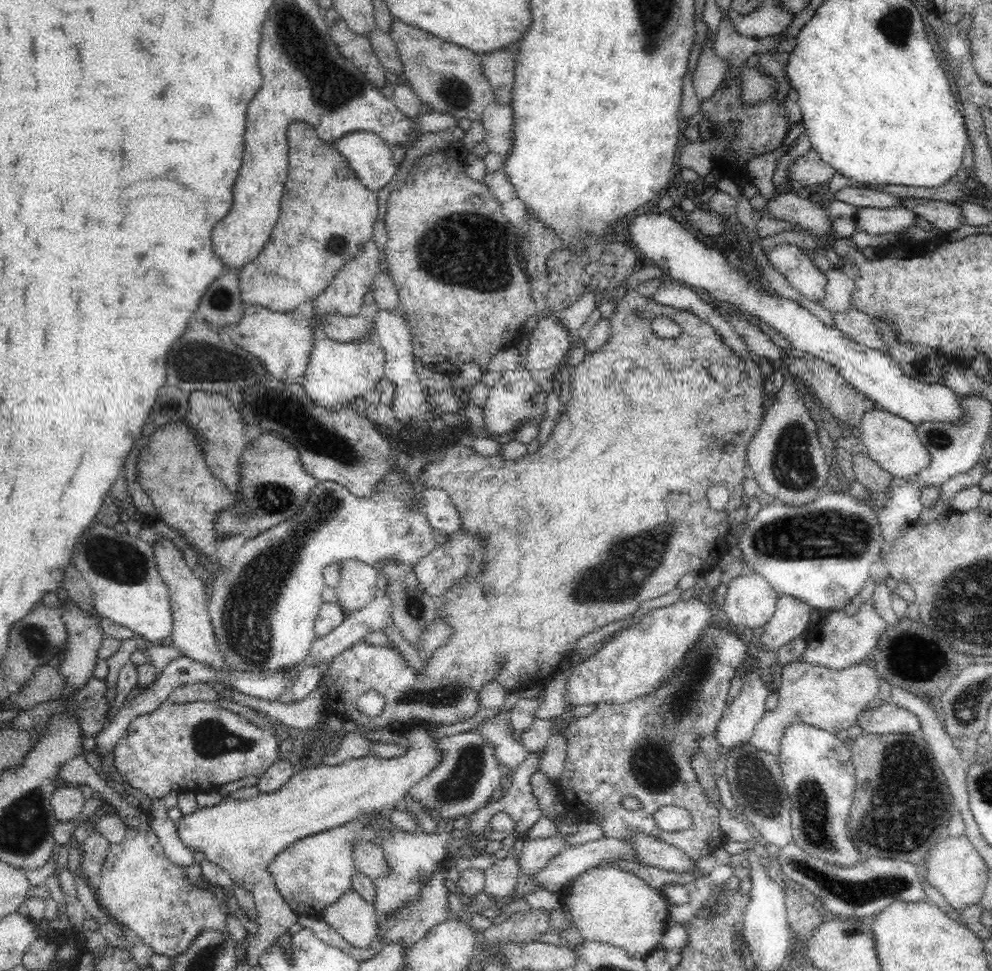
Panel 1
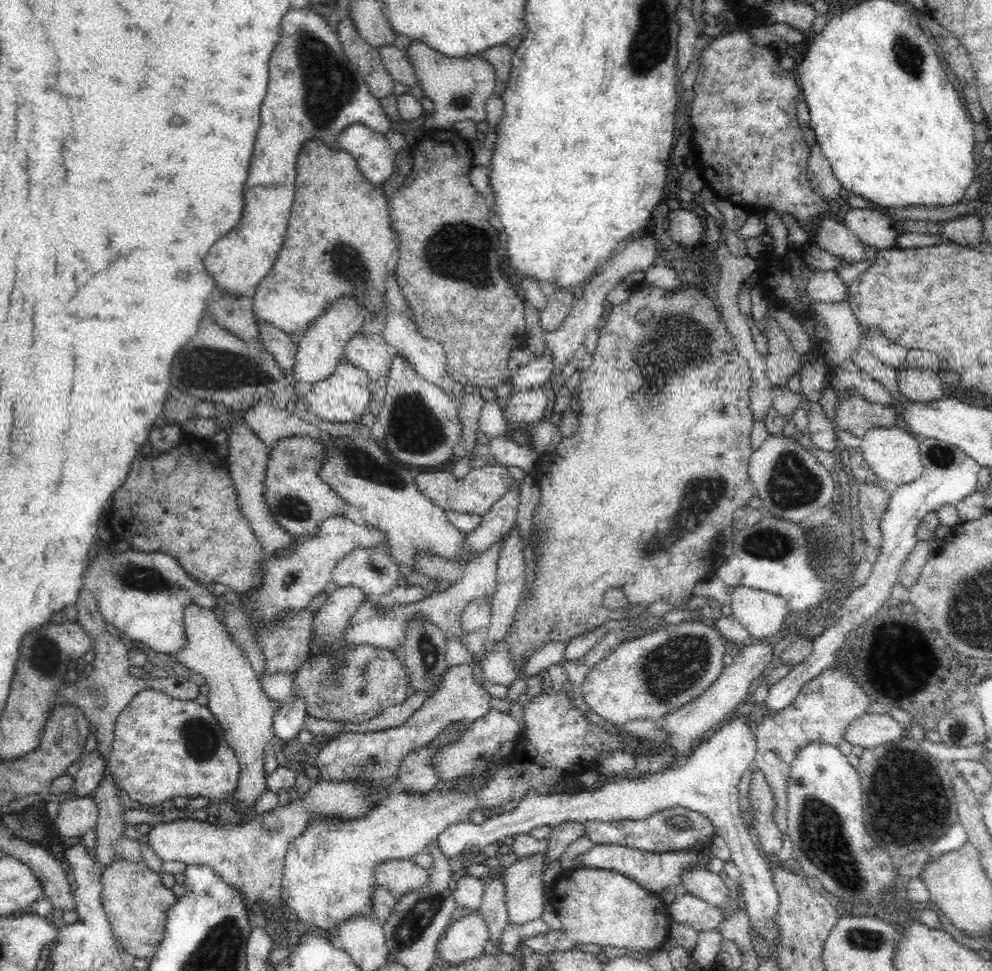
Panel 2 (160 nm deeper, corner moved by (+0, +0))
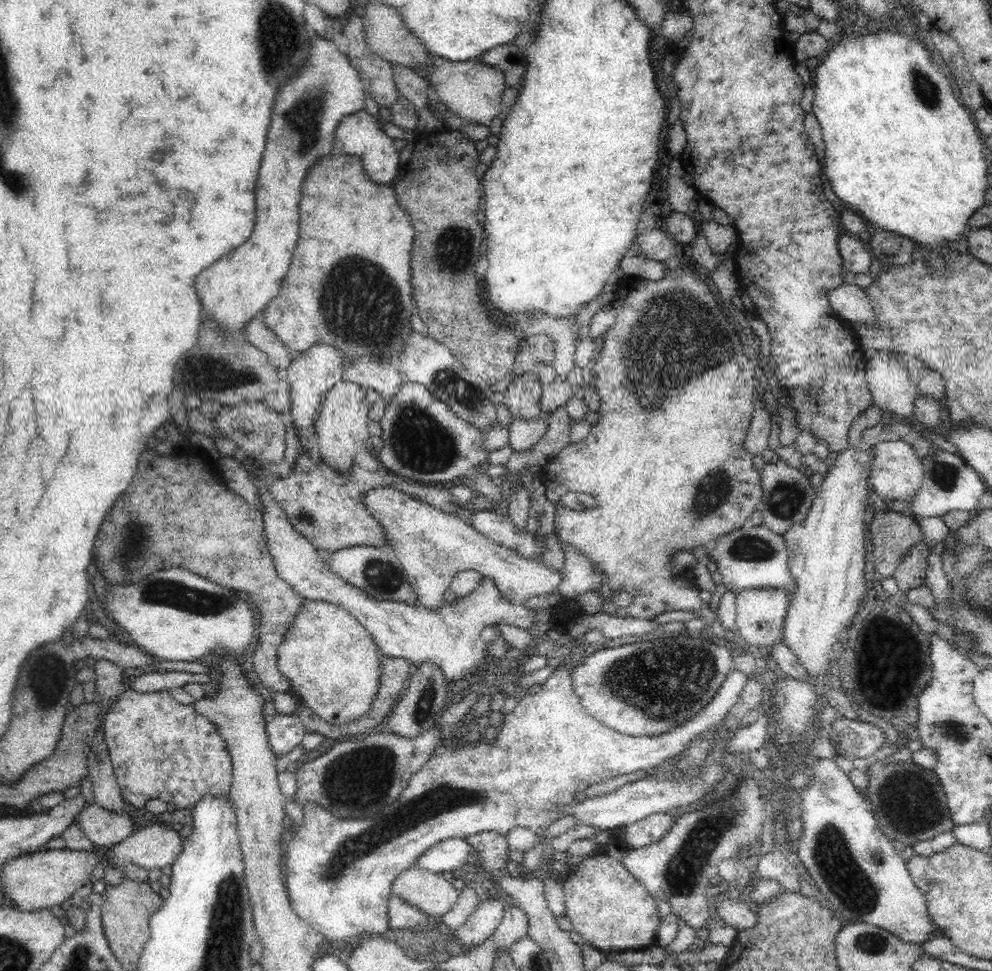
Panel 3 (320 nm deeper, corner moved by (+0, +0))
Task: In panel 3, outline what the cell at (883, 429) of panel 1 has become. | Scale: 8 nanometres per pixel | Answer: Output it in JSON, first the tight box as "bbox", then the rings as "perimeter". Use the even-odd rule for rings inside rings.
{"bbox":[869,440,924,503],"perimeter":[[[901,440],[881,442],[873,446],[873,454],[875,457],[869,482],[878,497],[883,502],[904,501],[904,503],[909,503],[920,488],[924,476],[923,463],[920,462],[920,457],[916,455],[912,446]]]}

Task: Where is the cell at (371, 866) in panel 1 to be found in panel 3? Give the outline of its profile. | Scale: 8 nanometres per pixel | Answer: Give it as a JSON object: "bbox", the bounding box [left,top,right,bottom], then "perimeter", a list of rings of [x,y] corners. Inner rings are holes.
{"bbox":[392,865,460,917],"perimeter":[[[416,865],[398,875],[392,888],[402,900],[435,917],[450,912],[460,892],[442,874],[424,871]]]}

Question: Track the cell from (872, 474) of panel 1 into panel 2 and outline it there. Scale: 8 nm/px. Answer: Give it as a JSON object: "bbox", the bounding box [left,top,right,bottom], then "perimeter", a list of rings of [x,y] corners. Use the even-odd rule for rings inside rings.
{"bbox":[859,484,891,552],"perimeter":[[[860,484],[859,506],[862,513],[862,529],[868,545],[880,552],[882,545],[882,529],[880,522],[888,510],[891,494],[875,485]]]}

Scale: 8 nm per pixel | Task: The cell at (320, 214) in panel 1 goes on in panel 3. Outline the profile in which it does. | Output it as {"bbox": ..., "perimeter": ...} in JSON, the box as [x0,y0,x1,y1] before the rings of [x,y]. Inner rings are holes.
{"bbox":[263,155,414,362],"perimeter":[[[329,155],[307,172],[302,183],[299,241],[293,261],[284,277],[280,296],[271,300],[263,312],[266,324],[285,346],[294,350],[296,357],[315,344],[338,348],[350,362],[368,356],[384,360],[394,354],[402,354],[404,344],[414,332],[410,320],[414,312],[410,282],[414,228],[410,216],[398,206],[392,188],[370,180],[360,158],[352,155],[340,158]]]}

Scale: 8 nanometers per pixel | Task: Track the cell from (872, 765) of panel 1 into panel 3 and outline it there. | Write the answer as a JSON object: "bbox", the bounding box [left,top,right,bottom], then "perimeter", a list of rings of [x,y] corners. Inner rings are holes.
{"bbox":[866,758,953,846],"perimeter":[[[881,758],[872,760],[866,770],[870,778],[868,786],[869,808],[875,816],[879,831],[889,840],[899,840],[904,846],[930,840],[953,828],[952,815],[944,805],[944,791],[936,781],[933,771],[926,771],[914,763],[884,766]]]}

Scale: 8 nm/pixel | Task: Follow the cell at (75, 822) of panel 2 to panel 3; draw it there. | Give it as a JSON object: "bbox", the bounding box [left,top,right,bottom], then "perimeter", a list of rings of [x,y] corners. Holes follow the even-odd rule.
{"bbox":[77,803,134,848],"perimeter":[[[93,803],[84,806],[77,814],[77,818],[79,818],[79,825],[85,832],[85,835],[92,841],[93,846],[96,848],[100,846],[102,848],[110,847],[118,844],[121,840],[126,840],[134,834],[134,821],[125,811],[118,814]]]}

